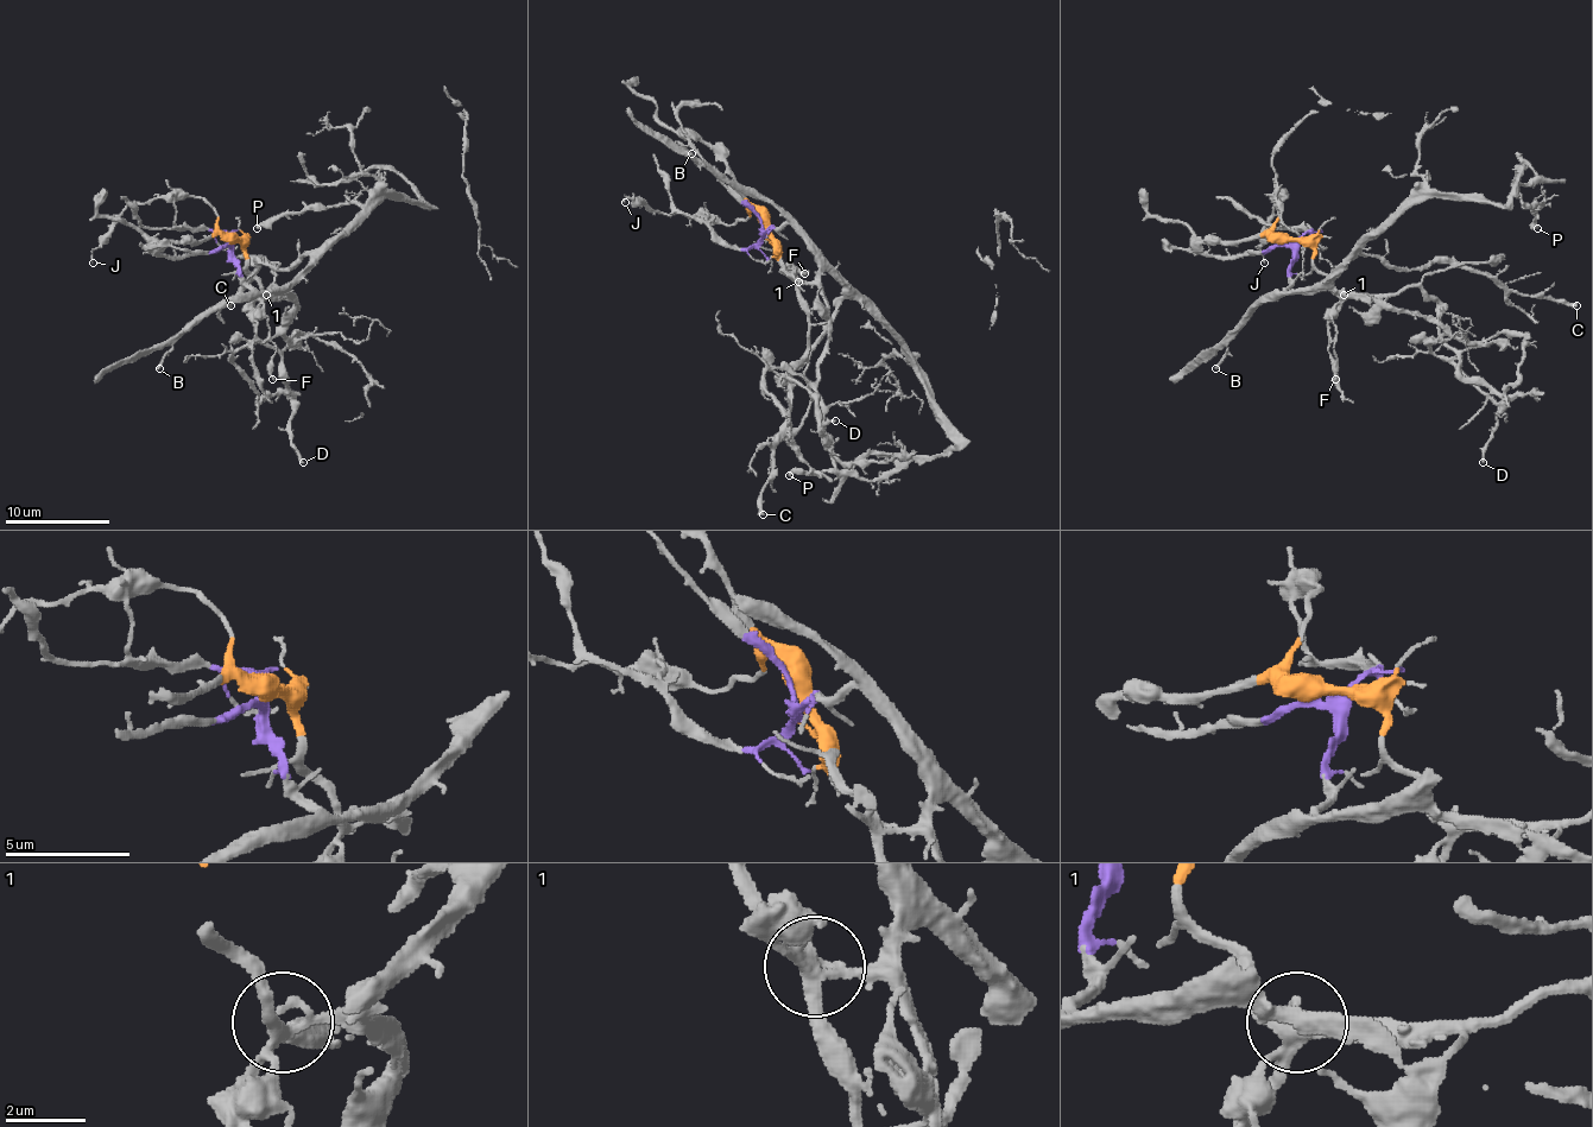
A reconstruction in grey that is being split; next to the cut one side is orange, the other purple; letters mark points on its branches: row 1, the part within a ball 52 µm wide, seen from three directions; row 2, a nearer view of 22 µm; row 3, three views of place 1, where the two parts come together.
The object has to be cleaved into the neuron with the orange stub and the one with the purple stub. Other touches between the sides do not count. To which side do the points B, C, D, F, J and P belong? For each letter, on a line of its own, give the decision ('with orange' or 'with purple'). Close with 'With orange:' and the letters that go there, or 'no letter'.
B: with purple
C: with purple
D: with orange
F: with orange
J: with orange
P: with purple
With orange: D, F, J

